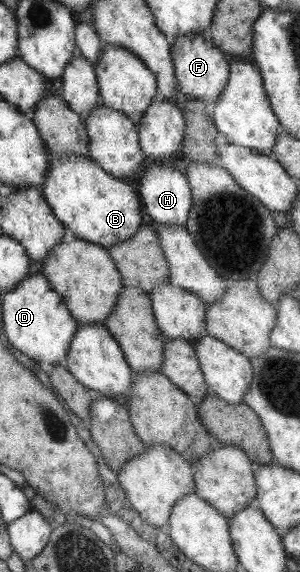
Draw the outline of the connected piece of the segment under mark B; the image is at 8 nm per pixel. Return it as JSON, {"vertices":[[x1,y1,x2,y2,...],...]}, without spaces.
{"vertices":[[47,151,48,173,44,177,42,196,51,208,54,215,68,233,68,236,84,239,84,241,96,243,108,249,116,242,126,241,136,233,136,229,142,224,142,214,140,214,140,204,132,188,116,177,104,171,89,155,60,155,54,157]]}

